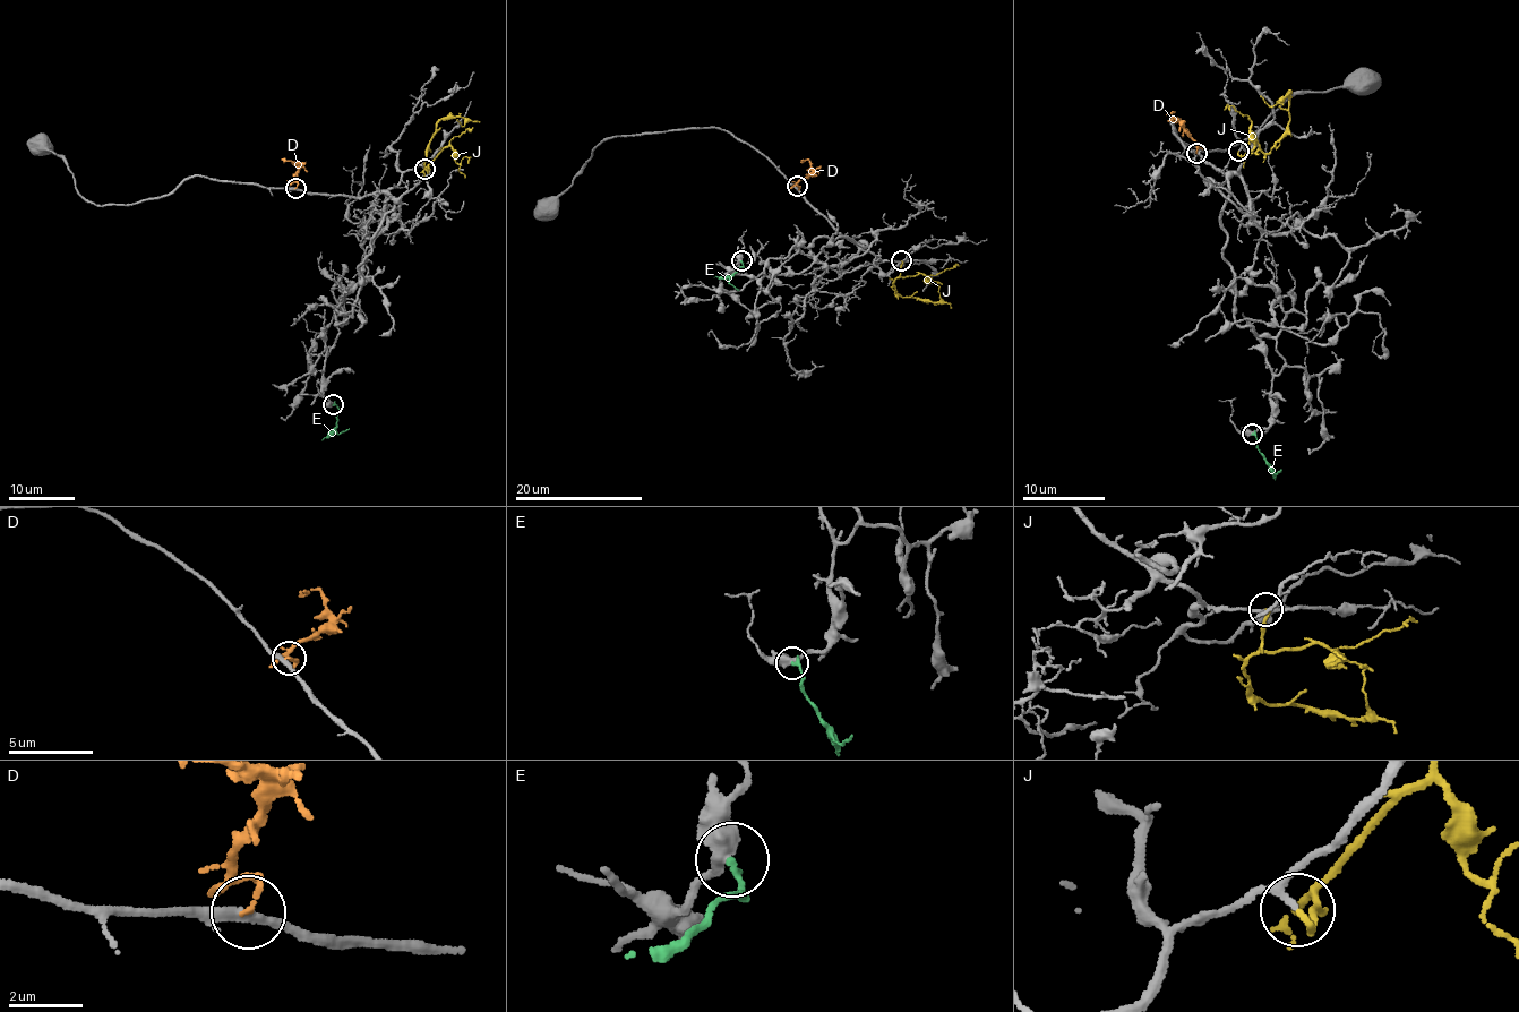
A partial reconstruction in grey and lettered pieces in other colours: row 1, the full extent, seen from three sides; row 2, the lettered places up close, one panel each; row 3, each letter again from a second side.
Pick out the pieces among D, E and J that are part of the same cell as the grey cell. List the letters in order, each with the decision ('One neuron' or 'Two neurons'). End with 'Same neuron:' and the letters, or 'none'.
D: Two neurons
E: Two neurons
J: One neuron
Same neuron: J

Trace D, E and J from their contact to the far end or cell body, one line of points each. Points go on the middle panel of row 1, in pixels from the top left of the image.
D: (797, 186), (811, 171), (807, 159), (800, 162)
E: (741, 260), (743, 266), (729, 280), (739, 289)
J: (901, 262), (902, 269), (893, 284), (899, 296), (940, 301), (940, 283)

